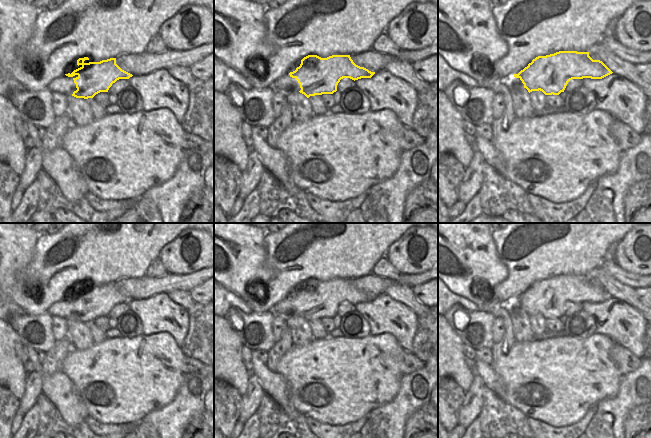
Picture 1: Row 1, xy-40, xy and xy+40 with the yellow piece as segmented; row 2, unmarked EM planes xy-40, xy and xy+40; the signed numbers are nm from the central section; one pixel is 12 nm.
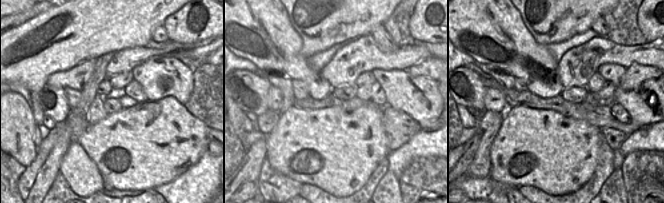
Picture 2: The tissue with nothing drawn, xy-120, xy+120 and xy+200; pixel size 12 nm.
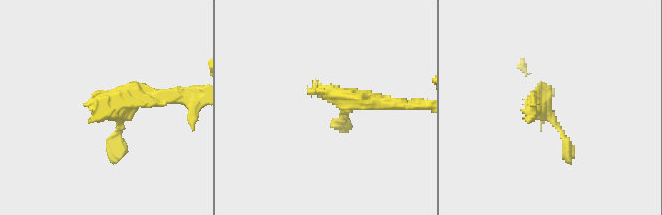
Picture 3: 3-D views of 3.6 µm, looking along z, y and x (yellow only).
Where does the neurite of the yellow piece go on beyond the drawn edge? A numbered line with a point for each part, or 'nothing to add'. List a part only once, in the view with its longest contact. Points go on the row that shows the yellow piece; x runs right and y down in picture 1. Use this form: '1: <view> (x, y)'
1: xy-40 (65, 85).

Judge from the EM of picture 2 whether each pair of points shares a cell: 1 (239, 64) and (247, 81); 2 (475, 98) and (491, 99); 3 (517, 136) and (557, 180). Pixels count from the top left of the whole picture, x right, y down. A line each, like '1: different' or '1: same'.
1: different
2: different
3: same

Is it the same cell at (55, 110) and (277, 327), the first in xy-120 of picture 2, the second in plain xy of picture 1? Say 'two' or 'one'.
two

